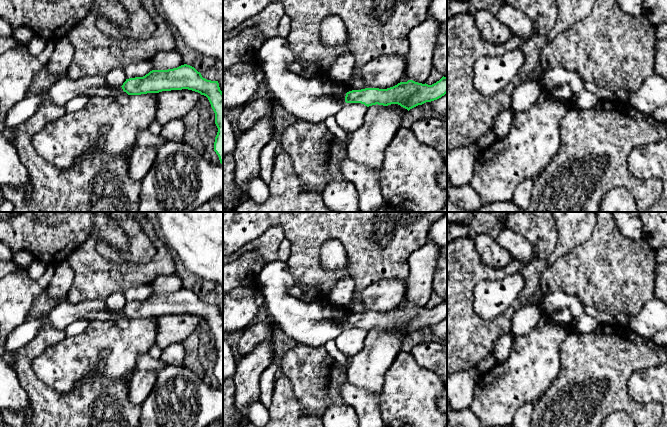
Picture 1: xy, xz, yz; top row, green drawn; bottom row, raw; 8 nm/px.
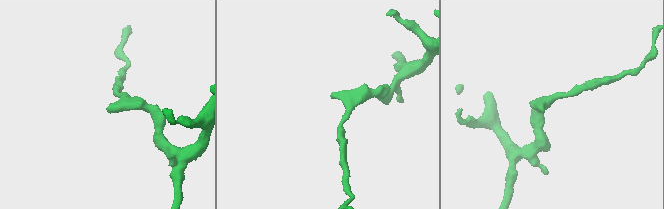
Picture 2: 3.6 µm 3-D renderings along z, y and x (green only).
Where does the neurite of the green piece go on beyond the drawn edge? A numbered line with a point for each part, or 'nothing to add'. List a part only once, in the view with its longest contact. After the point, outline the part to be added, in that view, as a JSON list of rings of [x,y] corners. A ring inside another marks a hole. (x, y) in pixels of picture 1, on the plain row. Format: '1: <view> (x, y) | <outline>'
1: xz (313, 325) | [[[286,262],[267,263],[259,274],[259,291],[264,297],[263,307],[277,327],[295,343],[311,348],[326,343],[346,329],[345,320],[335,318],[329,304],[308,304],[288,293],[293,276]]]

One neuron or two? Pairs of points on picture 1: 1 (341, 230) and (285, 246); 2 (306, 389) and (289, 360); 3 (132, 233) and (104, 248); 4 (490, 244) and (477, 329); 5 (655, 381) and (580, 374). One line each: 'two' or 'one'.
1: two
2: one
3: one
4: two
5: two

